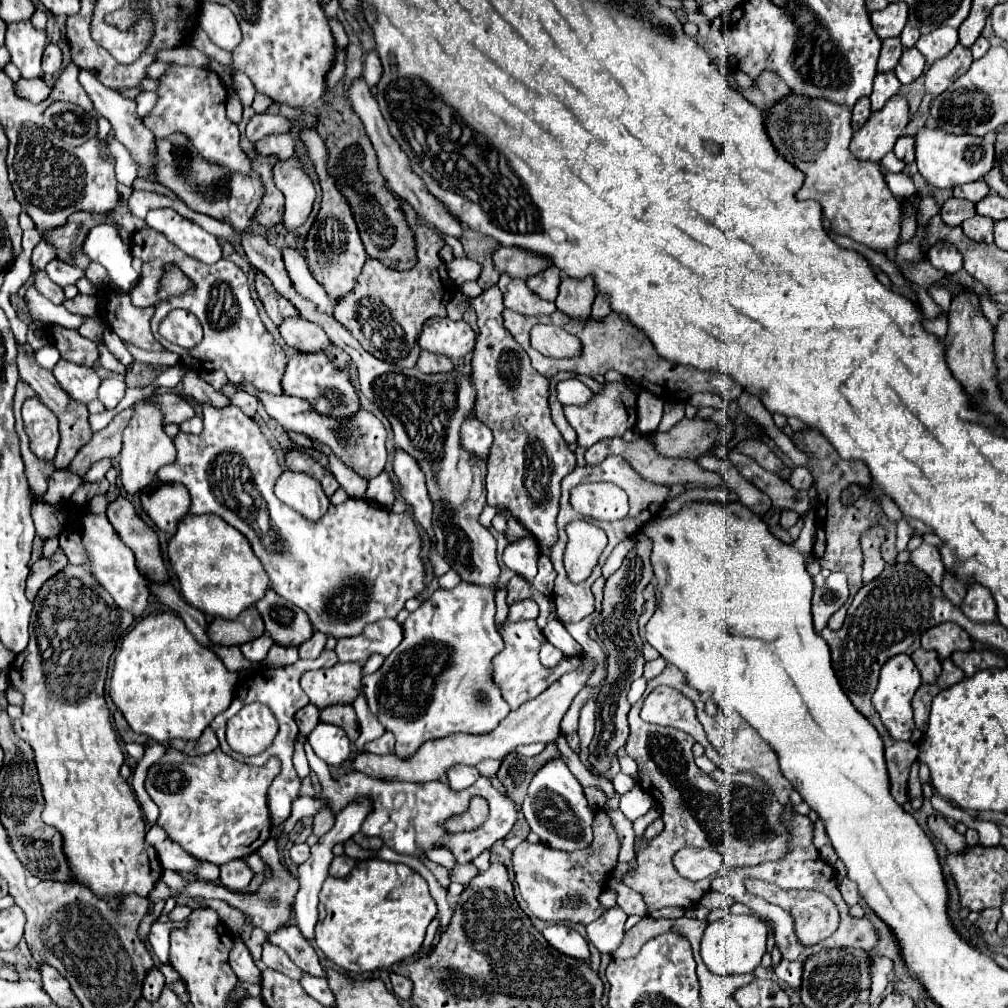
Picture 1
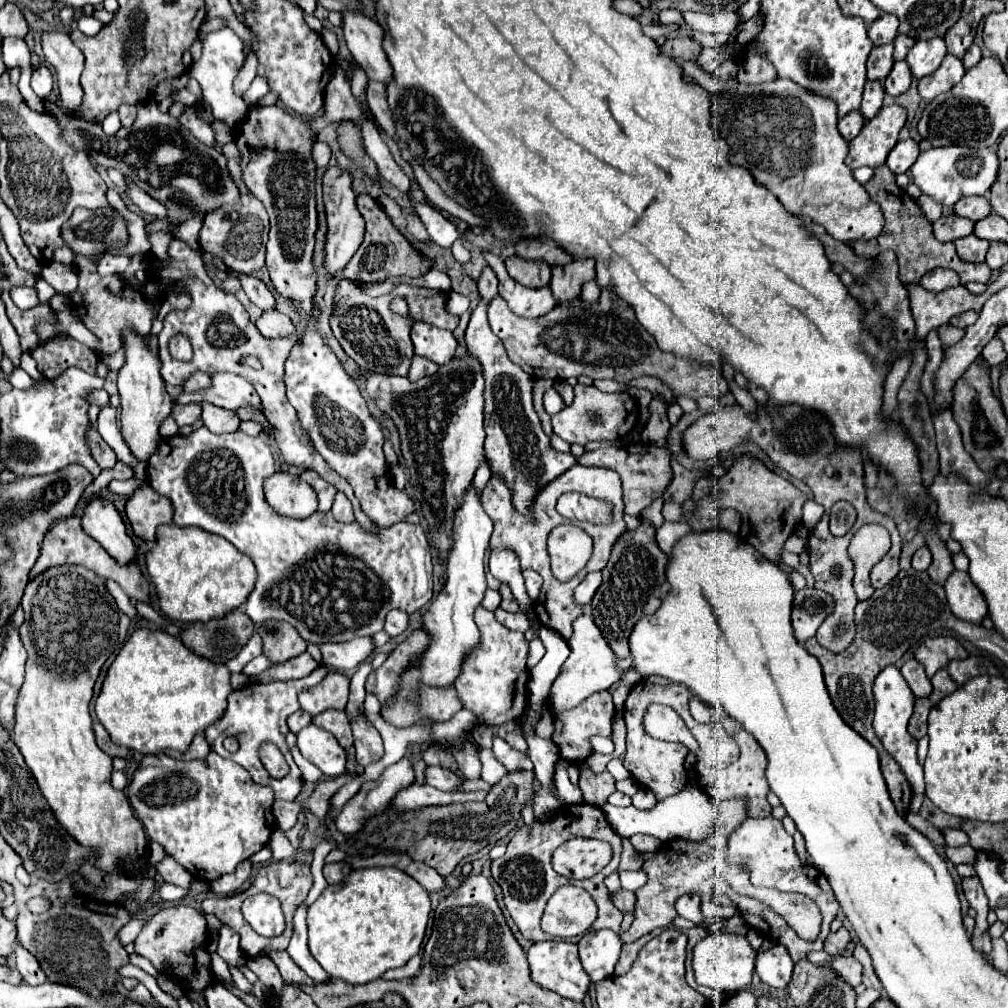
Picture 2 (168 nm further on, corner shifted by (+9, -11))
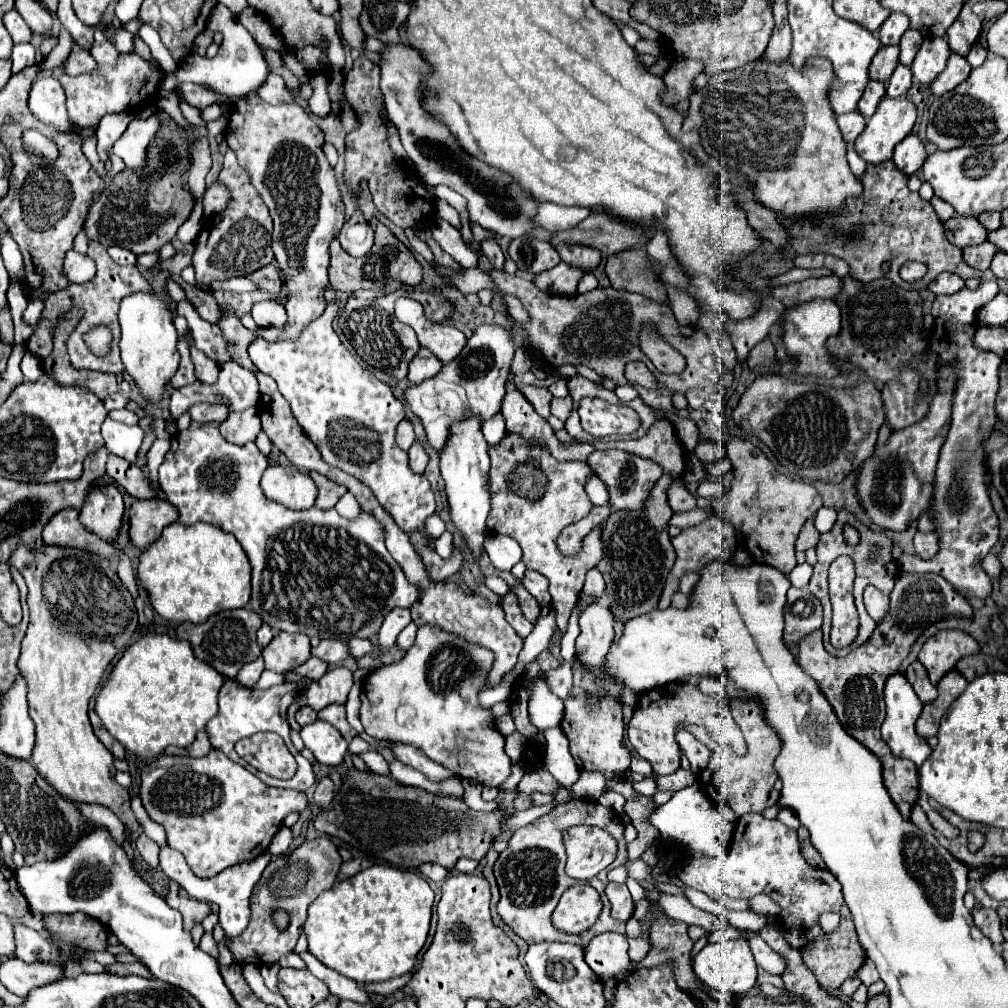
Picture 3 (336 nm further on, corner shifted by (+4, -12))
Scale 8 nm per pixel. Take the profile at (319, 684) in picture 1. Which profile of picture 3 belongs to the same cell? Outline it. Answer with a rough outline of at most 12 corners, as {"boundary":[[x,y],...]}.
{"boundary":[[333,668],[307,686],[307,706],[345,704],[353,686],[347,668]]}

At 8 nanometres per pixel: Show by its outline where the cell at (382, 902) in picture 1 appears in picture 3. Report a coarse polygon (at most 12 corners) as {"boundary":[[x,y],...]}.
{"boundary":[[375,864],[309,904],[309,952],[361,984],[413,970],[433,890]]}

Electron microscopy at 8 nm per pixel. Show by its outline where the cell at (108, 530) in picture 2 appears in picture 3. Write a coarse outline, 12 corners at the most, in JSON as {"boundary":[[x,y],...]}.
{"boundary":[[93,486],[79,510],[81,524],[115,540],[123,496]]}

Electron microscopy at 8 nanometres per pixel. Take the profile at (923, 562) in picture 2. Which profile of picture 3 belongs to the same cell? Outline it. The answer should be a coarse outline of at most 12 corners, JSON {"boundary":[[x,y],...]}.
{"boundary":[[933,532],[915,534],[915,552],[929,560],[939,550]]}

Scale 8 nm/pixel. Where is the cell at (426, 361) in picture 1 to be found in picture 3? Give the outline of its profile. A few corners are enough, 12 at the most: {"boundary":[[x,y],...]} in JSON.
{"boundary":[[427,348],[415,354],[409,364],[413,384],[435,376],[441,366]]}

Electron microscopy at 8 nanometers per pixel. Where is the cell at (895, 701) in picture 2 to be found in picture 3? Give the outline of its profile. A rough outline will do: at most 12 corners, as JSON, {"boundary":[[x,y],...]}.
{"boundary":[[903,672],[885,682],[883,740],[917,768],[931,746],[915,732],[921,700]]}

